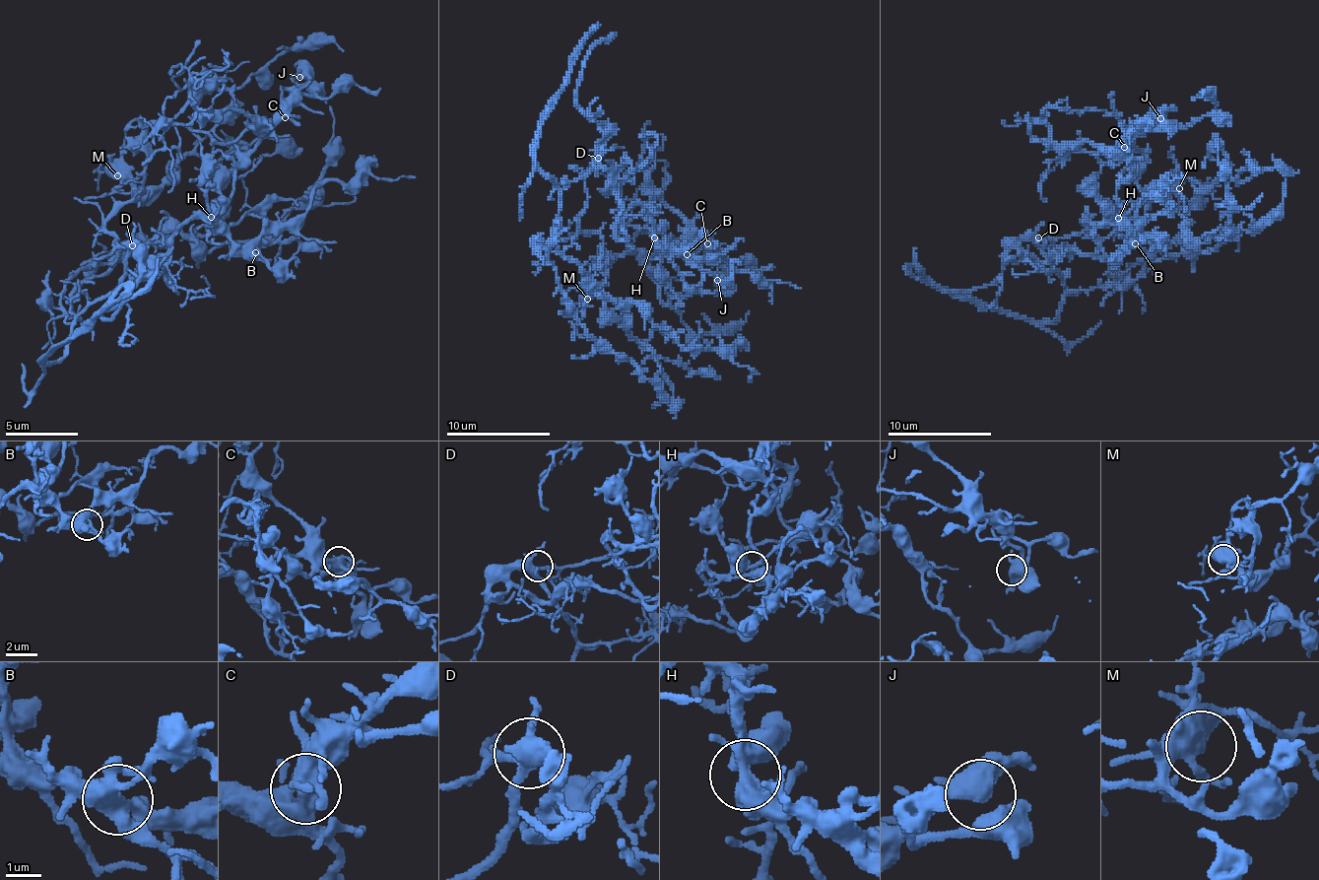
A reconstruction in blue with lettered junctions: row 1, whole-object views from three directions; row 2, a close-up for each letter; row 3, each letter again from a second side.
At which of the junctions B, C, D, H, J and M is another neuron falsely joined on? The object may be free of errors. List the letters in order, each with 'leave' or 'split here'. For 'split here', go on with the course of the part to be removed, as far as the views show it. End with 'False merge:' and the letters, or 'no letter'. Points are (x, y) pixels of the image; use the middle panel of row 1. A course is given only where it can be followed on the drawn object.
B: leave
C: leave
D: leave
H: leave
J: leave
M: leave
False merge: no letter

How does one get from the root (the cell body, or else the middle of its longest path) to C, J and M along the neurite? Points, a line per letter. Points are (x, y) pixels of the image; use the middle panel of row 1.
C: (590, 169), (611, 173), (624, 218), (634, 205), (650, 210), (660, 243), (671, 236), (684, 251), (707, 243)
J: (590, 169), (611, 173), (624, 218), (634, 205), (650, 210), (660, 243), (701, 246), (717, 280)
M: (590, 169), (585, 178), (579, 228), (603, 241), (606, 280), (587, 299)

